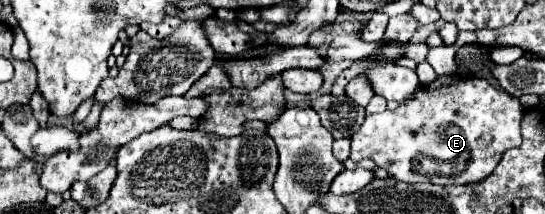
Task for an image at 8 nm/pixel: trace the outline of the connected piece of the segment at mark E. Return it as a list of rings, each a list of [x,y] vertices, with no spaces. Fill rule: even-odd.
[[[447,75],[437,77],[433,83],[423,85],[415,99],[401,103],[395,111],[367,115],[361,129],[351,137],[351,159],[371,159],[383,167],[391,177],[405,183],[433,183],[433,185],[469,185],[483,181],[493,173],[501,155],[521,145],[521,117],[523,105],[509,93],[493,87],[479,77]]]

